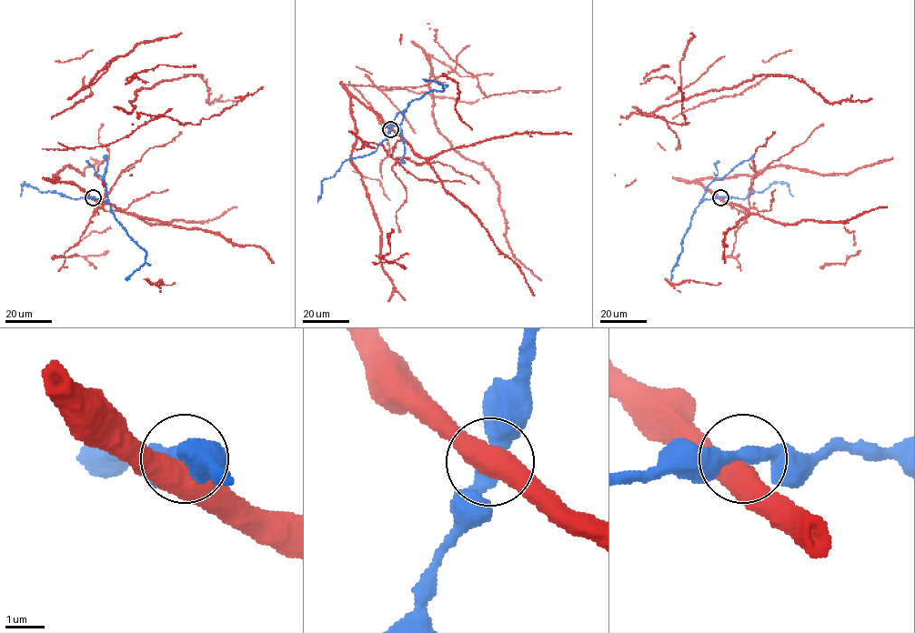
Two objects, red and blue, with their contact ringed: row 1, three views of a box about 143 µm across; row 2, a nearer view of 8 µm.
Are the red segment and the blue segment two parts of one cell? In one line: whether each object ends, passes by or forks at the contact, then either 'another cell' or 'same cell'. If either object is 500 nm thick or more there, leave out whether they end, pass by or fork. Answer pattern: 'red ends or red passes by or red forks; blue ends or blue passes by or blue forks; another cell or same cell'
same cell

